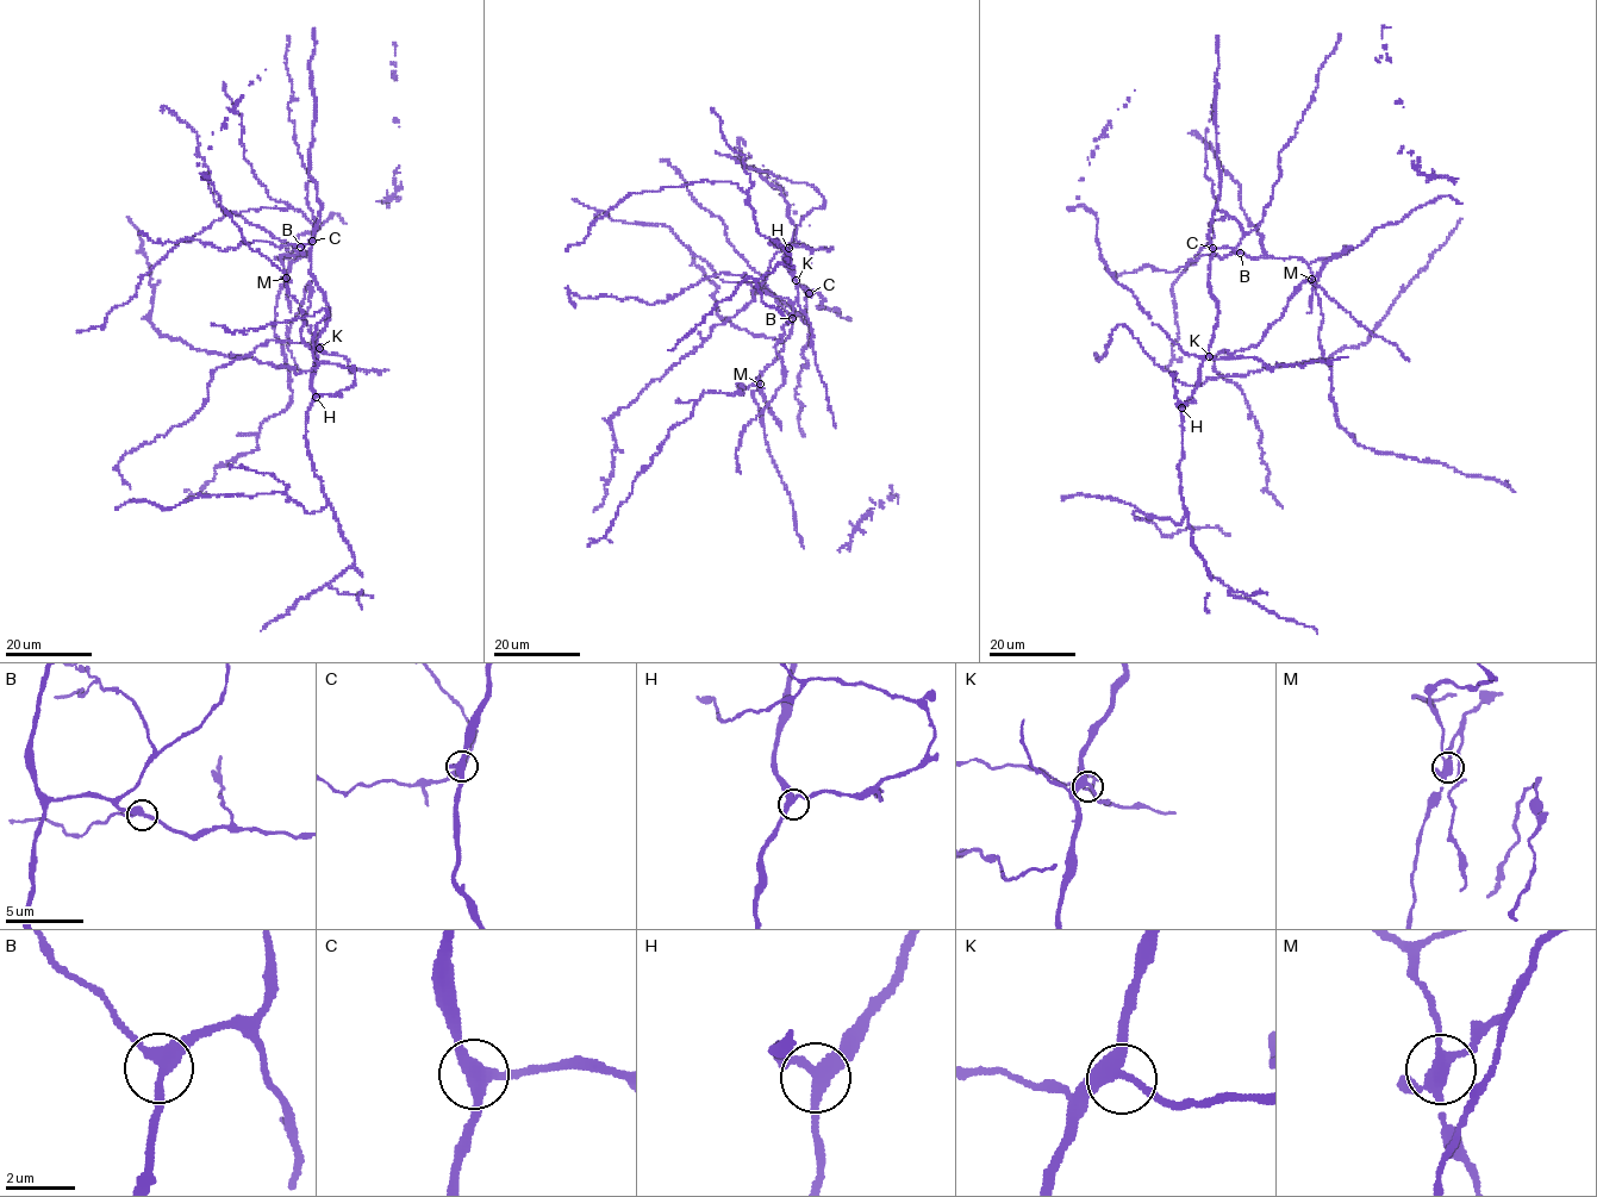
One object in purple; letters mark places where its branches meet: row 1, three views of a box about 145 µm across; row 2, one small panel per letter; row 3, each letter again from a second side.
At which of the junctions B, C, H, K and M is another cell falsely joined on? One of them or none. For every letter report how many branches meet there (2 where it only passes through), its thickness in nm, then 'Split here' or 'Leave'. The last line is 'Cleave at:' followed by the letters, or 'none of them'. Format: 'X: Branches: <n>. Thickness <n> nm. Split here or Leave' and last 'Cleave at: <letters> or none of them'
B: Branches: 3. Thickness 320 nm. Leave
C: Branches: 3. Thickness 340 nm. Leave
H: Branches: 3. Thickness 320 nm. Leave
K: Branches: 3. Thickness 340 nm. Leave
M: Branches: 4. Thickness 320 nm. Split here
Cleave at: M

